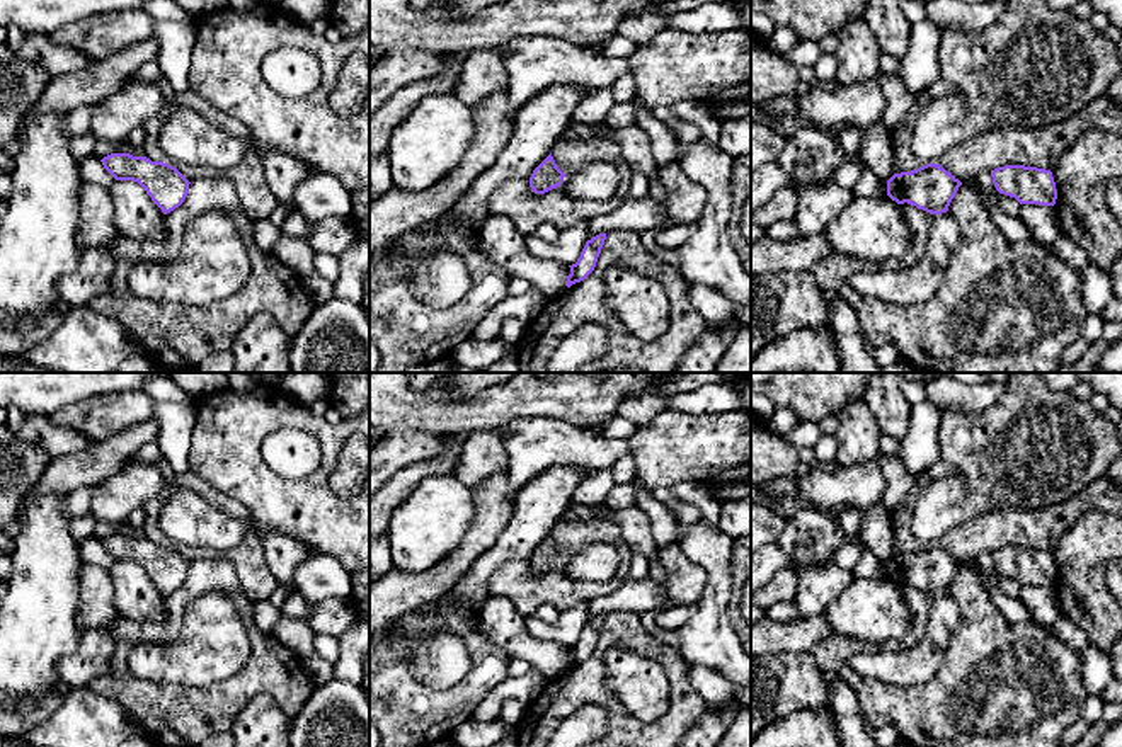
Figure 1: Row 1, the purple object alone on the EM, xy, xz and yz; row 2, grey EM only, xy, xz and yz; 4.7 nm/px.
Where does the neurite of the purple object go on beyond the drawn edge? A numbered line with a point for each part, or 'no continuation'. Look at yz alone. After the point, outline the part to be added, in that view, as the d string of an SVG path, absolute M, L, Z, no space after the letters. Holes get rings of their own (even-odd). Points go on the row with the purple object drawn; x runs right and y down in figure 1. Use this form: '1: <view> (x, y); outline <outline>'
no continuation

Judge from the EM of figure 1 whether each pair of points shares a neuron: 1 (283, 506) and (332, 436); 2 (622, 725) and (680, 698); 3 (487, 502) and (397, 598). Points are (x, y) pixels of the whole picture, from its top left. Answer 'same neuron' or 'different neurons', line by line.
1: same neuron
2: same neuron
3: same neuron

